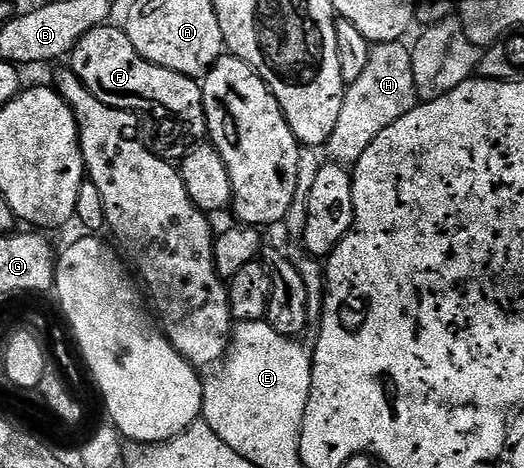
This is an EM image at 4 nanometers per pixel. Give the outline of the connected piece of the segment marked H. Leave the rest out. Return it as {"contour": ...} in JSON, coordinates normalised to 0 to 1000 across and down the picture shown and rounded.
{"contour":[[[769,90],[714,96],[697,152],[681,165],[681,175],[660,182],[643,278],[635,278],[620,325],[632,331],[626,335],[641,350],[676,355],[689,329],[712,312],[712,295],[719,295],[727,278],[750,269],[758,252],[781,244],[794,220],[784,103],[769,96]]]}

